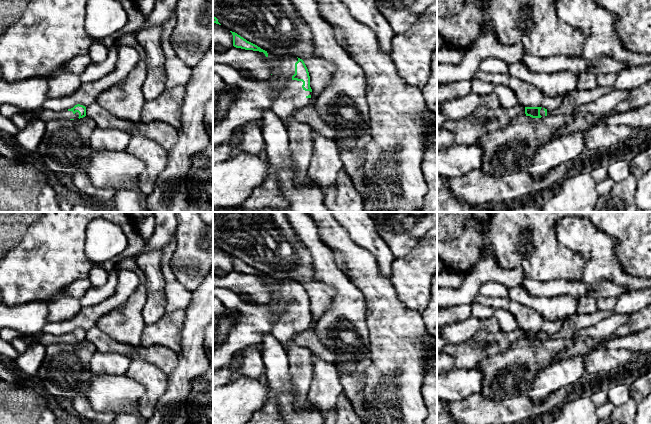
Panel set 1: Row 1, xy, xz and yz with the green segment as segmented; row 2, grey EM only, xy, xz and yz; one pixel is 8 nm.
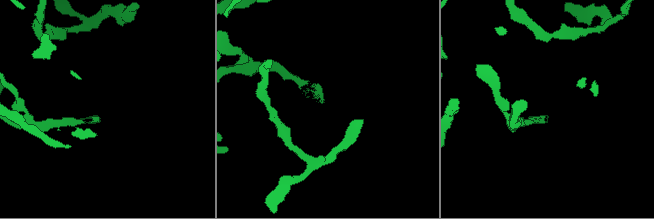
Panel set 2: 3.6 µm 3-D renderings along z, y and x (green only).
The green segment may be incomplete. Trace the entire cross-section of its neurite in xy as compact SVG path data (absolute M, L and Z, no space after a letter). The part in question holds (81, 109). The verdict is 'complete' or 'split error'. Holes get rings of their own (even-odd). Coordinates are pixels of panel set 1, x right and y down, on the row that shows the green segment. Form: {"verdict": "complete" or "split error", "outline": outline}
{"verdict": "split error", "outline": "M77 104L71 109L60 111L60 112L55 112L52 110L44 110L40 118L44 122L47 122L49 120L60 120L60 119L75 120L78 118L79 119L83 118L85 116L86 116L86 107L83 105Z"}

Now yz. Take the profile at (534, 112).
{"verdict": "split error", "outline": "M525 107L526 116L530 116L532 118L541 118L544 116L551 116L553 110L547 110L542 107Z"}

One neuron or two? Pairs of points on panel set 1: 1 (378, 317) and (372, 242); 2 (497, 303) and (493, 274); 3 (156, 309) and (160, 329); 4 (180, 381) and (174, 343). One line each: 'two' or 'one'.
1: two
2: two
3: two
4: two

